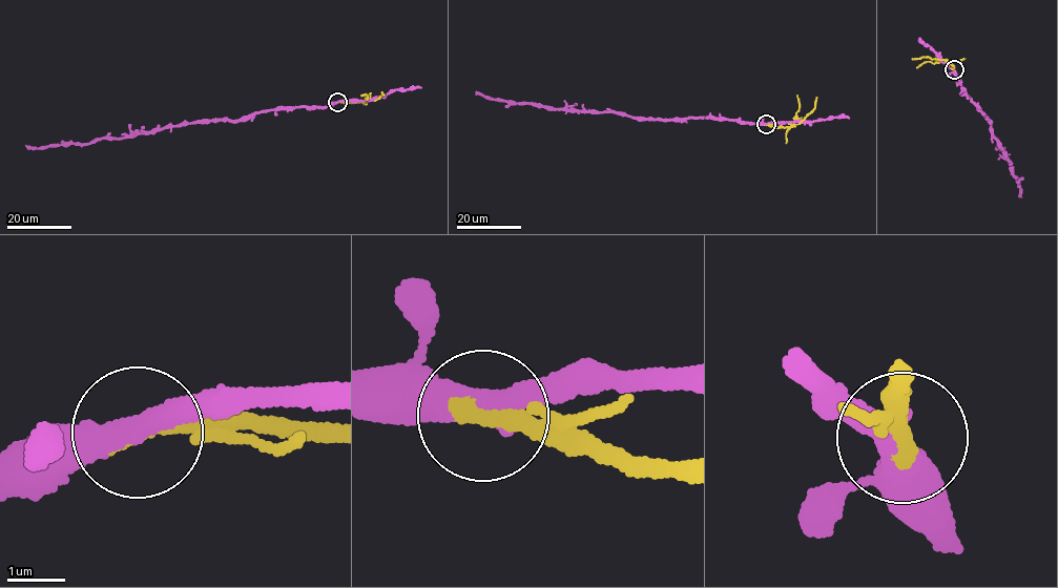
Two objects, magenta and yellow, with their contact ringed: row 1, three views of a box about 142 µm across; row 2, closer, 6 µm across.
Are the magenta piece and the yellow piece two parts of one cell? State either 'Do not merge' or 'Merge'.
Do not merge

